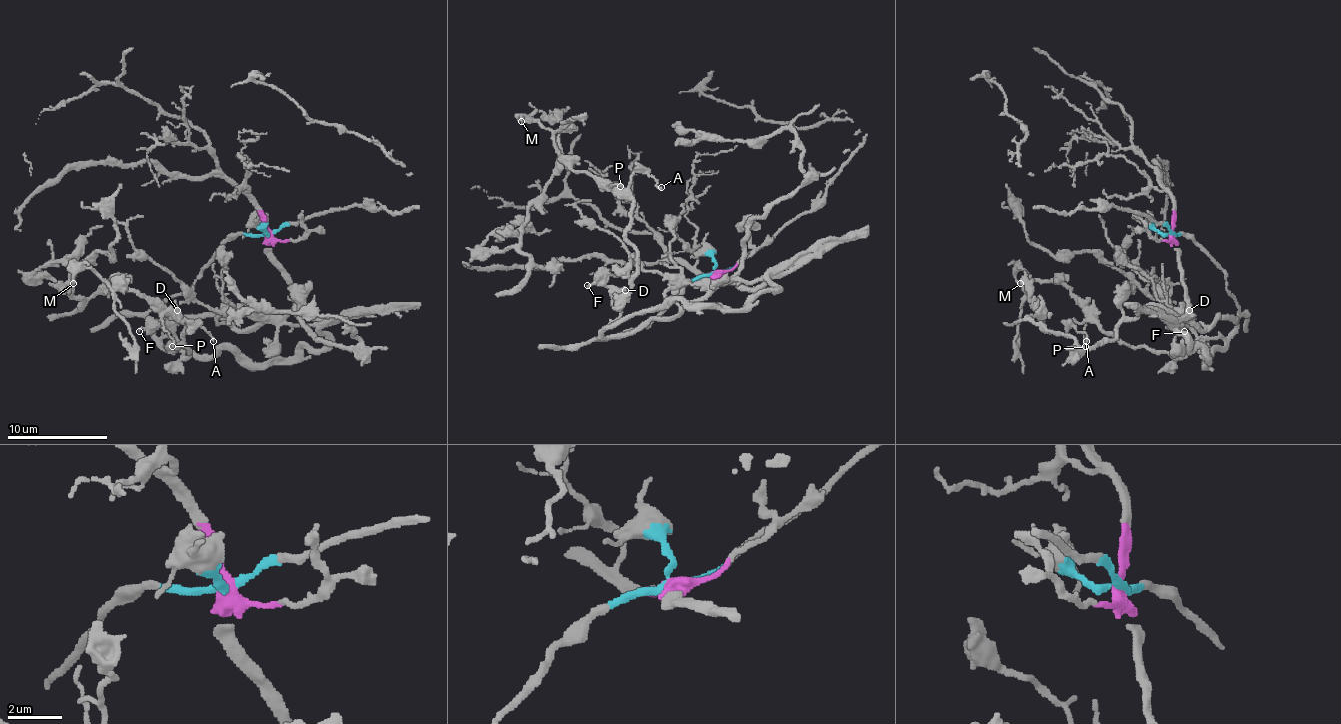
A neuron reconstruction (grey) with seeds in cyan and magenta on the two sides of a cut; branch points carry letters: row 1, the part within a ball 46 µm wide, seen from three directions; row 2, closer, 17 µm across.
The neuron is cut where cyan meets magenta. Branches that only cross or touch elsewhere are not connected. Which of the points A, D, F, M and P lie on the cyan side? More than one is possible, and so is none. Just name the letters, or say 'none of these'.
A, D, F, M, P

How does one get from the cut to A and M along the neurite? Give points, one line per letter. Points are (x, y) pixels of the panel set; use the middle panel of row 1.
A: (716, 273), (696, 276), (645, 326), (595, 339), (620, 314), (630, 288), (630, 177), (648, 172), (661, 188)
M: (716, 273), (696, 276), (645, 326), (595, 339), (630, 288), (633, 203), (570, 165), (555, 135), (522, 122)

